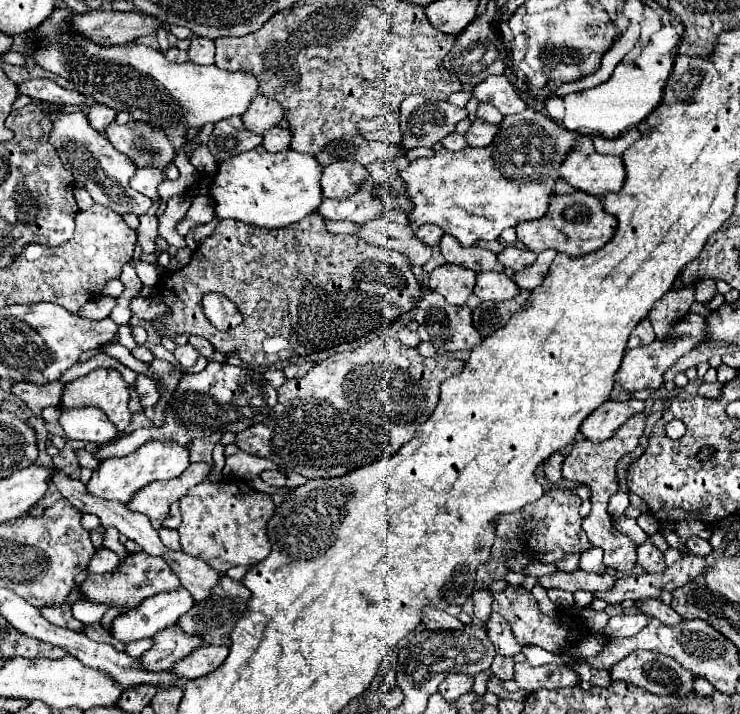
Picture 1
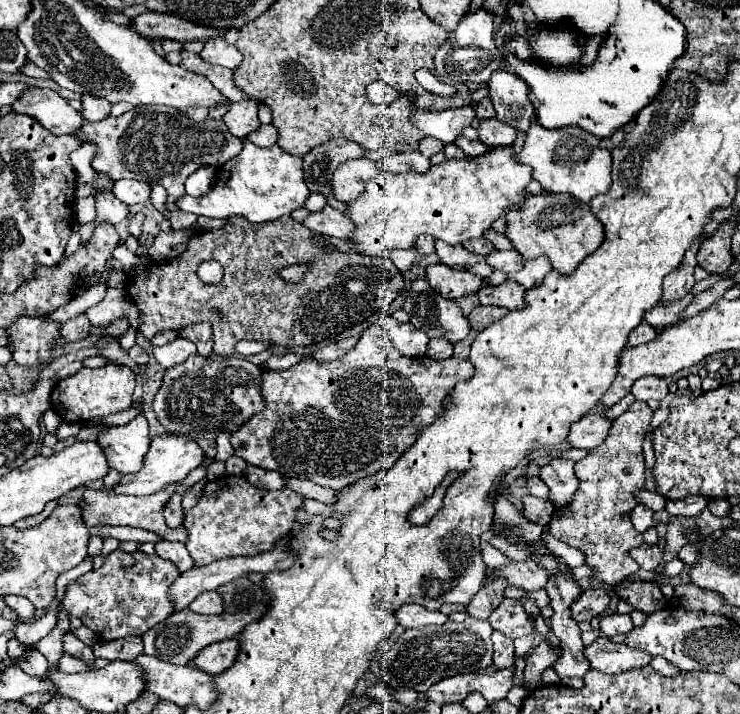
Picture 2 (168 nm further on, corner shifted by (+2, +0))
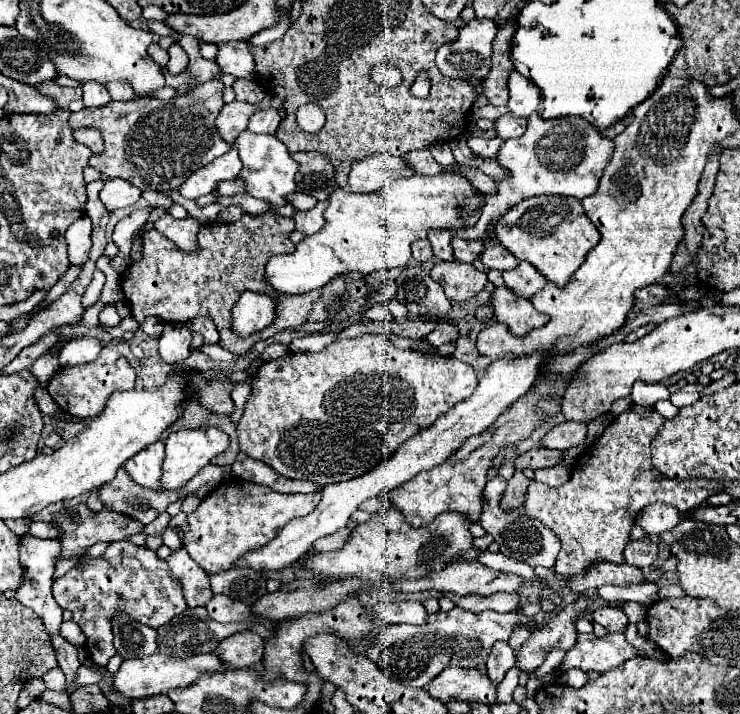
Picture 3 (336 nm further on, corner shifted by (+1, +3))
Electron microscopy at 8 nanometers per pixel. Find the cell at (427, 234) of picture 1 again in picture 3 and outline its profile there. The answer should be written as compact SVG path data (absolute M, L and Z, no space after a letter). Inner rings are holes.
M419 239L419 241L415 241L413 243L413 257L417 259L417 261L429 261L431 257L433 257L433 249L431 249L431 243L429 243L429 239Z

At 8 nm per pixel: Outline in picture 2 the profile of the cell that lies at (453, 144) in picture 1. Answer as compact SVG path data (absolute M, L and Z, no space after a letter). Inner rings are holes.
M464 136L456 138L454 144L460 150L464 150L464 154L468 154L468 156L478 156L478 154L484 154L484 150L488 150L488 146L484 146L482 142L478 142L478 140L466 140Z

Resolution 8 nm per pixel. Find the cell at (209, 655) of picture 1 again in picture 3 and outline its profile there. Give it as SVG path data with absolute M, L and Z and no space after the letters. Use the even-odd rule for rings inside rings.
M247 629L223 639L223 643L217 649L217 655L231 669L245 669L261 663L263 651L265 651L265 637L257 631Z

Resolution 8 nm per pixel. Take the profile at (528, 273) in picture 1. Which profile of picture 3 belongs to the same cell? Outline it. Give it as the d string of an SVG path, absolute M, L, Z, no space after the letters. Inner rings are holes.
M519 263L515 269L503 271L503 279L505 287L509 287L515 295L521 295L525 299L531 299L547 283L543 275L539 275L539 271L531 267L531 263Z

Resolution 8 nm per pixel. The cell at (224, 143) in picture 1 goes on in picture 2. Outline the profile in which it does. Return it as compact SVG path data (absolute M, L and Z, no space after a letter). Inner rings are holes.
M164 106L132 108L126 114L114 118L108 116L100 122L86 122L78 132L80 138L92 140L98 146L98 154L92 166L110 174L114 180L134 178L166 188L166 210L178 210L176 200L184 196L184 180L202 164L222 166L230 158L238 156L244 148L244 140L232 136L222 120L206 118L202 124L190 122L184 114Z

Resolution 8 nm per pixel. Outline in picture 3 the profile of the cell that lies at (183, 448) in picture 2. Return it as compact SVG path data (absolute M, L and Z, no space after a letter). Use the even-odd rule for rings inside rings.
M219 427L195 429L195 431L177 431L165 439L165 463L162 465L161 483L166 490L183 487L201 467L209 465L213 457L223 453L229 447L229 435Z

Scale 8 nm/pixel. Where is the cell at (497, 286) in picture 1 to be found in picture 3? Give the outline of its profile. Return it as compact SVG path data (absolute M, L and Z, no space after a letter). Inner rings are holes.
M507 287L495 289L491 297L499 323L507 325L507 329L517 337L523 337L549 321L549 315L537 313L531 301L515 295L513 291L507 291Z

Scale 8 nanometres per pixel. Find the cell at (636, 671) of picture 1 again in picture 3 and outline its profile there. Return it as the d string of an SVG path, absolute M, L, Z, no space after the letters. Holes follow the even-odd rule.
M607 633L601 639L595 635L579 635L573 649L567 651L563 661L549 675L543 677L543 683L555 681L559 673L565 673L569 669L581 669L583 673L605 673L635 655L637 651L625 641L623 633Z

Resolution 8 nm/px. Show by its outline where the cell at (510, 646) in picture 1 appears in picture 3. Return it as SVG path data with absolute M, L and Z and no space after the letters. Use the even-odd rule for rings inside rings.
M495 643L485 665L487 665L487 677L491 679L491 683L499 685L505 673L515 665L515 655L509 643Z

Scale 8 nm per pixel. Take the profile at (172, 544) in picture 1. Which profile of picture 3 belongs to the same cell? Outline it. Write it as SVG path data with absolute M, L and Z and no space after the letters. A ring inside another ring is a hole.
M181 547L179 551L173 551L167 559L171 573L179 579L183 587L183 597L189 607L205 607L209 599L213 597L209 587L209 575L187 555L187 551Z

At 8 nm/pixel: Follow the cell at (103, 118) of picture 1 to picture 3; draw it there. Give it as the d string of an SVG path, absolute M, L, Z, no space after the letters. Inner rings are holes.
M87 81L81 85L83 89L83 103L85 107L103 107L111 101L111 95L107 91L105 85L95 83L95 81Z

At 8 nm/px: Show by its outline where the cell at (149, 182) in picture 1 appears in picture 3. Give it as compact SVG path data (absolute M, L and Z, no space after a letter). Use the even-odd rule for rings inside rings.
M109 179L99 193L99 199L107 211L131 207L139 197L141 191L131 183L123 183L123 179Z

